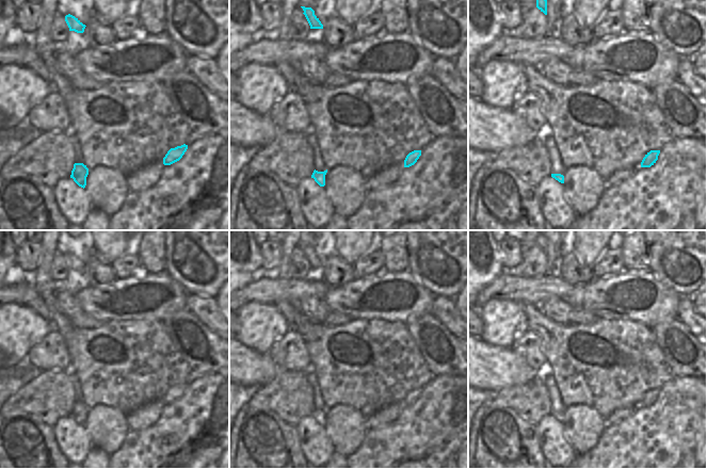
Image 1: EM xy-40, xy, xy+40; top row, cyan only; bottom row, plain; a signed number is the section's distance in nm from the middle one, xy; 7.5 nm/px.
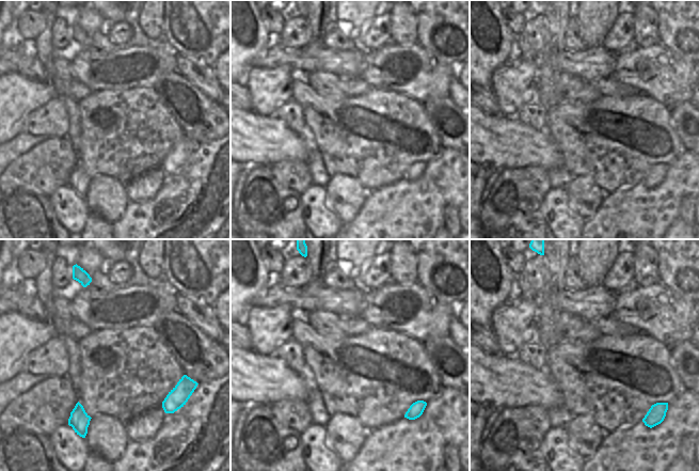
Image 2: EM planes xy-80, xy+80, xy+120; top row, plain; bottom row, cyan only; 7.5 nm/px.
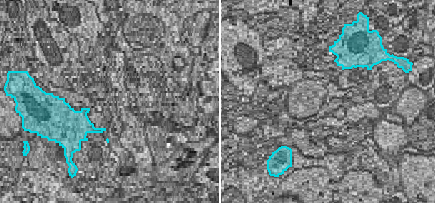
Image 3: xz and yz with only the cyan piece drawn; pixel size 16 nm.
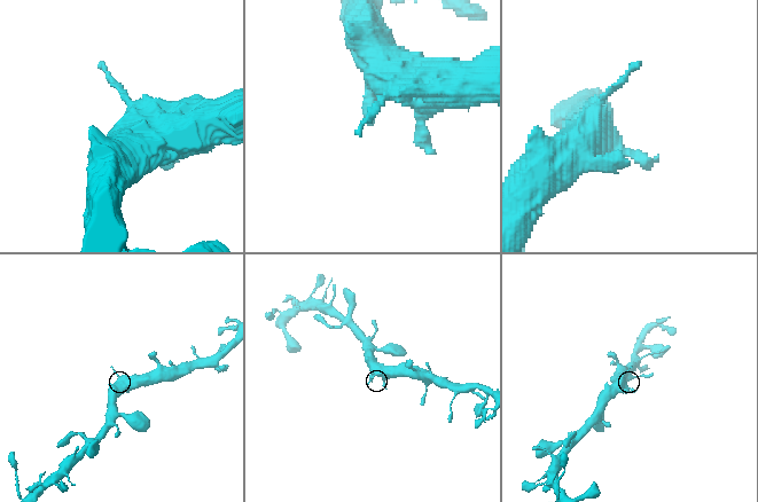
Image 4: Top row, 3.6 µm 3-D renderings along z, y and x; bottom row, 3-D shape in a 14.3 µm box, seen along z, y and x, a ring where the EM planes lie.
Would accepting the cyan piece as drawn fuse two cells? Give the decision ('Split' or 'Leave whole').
Leave whole.

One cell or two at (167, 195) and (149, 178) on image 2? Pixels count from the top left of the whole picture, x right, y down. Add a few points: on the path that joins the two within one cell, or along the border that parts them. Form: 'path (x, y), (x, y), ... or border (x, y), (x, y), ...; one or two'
border (167, 174), (161, 187), (149, 199), (138, 201); two

